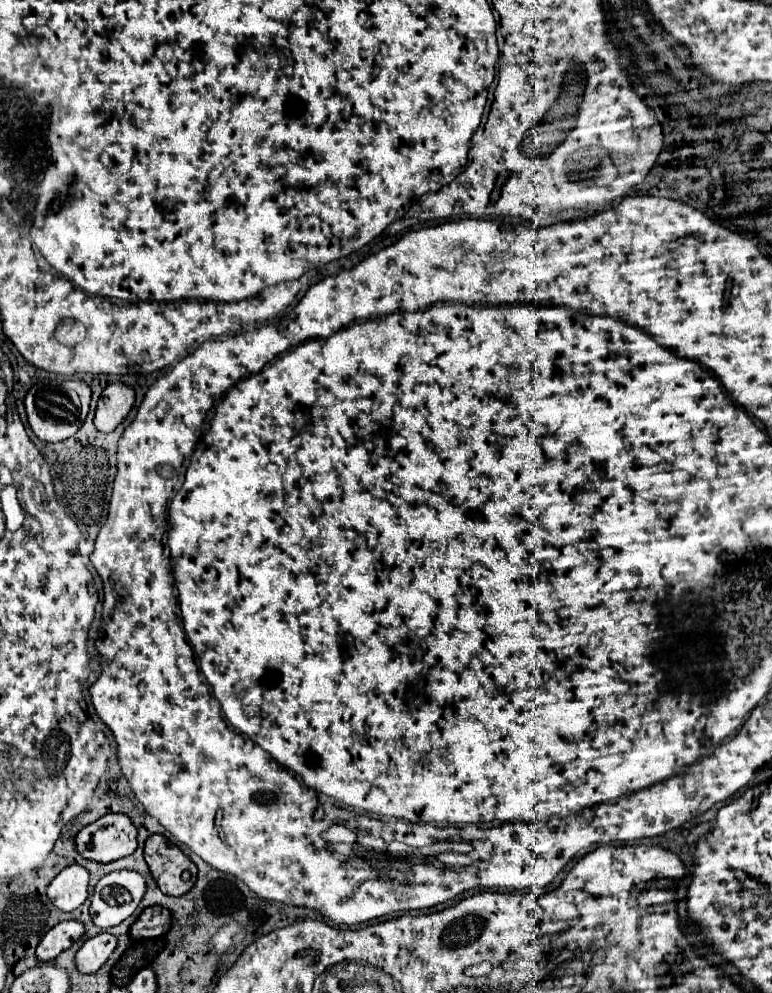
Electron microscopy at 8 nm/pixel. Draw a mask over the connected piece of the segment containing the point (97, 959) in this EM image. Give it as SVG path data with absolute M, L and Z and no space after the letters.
M102 932L94 938L88 938L82 944L82 948L76 952L78 970L84 974L98 972L104 966L104 962L110 958L110 954L114 952L116 946L118 946L118 938L108 932Z

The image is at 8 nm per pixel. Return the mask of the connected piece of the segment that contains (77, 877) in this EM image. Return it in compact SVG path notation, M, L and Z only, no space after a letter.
M72 864L52 880L46 892L56 908L62 912L72 912L88 898L88 884L90 872L80 864Z

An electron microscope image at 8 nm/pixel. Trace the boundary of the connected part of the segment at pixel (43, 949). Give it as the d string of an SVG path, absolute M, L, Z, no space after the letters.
M64 920L56 924L44 938L42 944L36 948L36 956L40 962L50 962L54 960L60 952L68 950L72 942L80 940L86 934L86 926L78 920Z

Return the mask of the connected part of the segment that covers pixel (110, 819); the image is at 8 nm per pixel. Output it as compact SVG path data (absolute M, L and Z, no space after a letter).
M106 814L84 826L76 836L78 852L96 862L114 862L134 854L138 830L126 814Z

